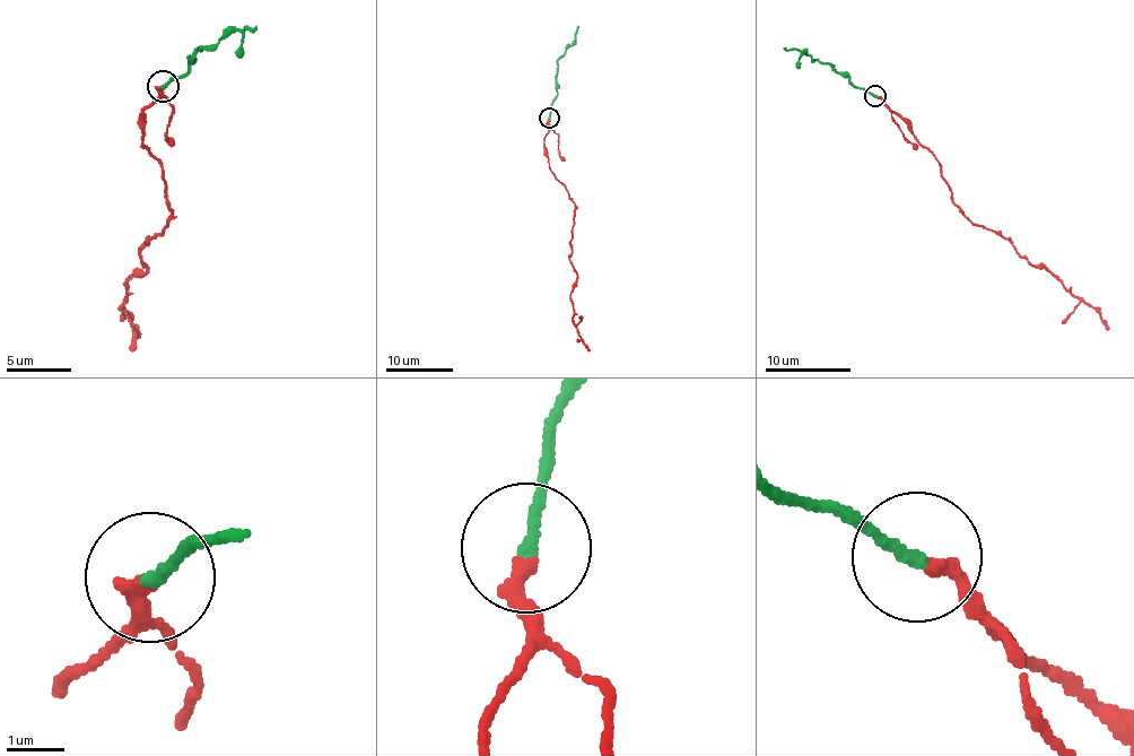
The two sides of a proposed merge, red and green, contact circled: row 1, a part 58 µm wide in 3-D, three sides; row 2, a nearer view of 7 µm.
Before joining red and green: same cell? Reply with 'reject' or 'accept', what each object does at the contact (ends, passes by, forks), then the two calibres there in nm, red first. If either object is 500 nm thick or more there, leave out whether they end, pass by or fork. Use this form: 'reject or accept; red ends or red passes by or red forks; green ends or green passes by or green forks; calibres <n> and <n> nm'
accept; red ends; green ends; calibres 240 and 200 nm

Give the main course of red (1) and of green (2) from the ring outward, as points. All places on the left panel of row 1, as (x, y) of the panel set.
1: (162, 88), (141, 145), (162, 165), (169, 219), (119, 306), (139, 338)
2: (162, 85), (175, 80), (200, 51), (243, 28), (253, 28)

